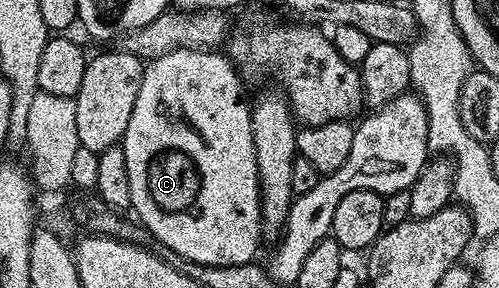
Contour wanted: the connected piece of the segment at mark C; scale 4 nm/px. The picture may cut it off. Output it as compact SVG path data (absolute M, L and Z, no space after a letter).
M177 48L167 53L164 56L157 57L150 61L144 67L143 77L141 78L141 90L137 90L137 102L133 102L133 114L129 118L129 126L125 126L125 134L121 141L121 147L125 154L125 166L129 169L129 194L131 195L131 208L133 212L139 215L138 223L151 231L151 236L159 244L164 244L171 252L176 252L180 256L180 261L188 264L208 264L214 268L224 268L225 266L241 266L242 264L250 264L256 259L255 251L259 248L259 240L263 236L263 223L261 222L261 198L259 197L259 171L257 170L257 150L253 142L253 126L251 125L251 109L248 101L243 101L243 88L245 89L244 81L241 79L238 72L235 71L235 65L227 59L226 55L219 50L204 50L201 48L185 49Z

